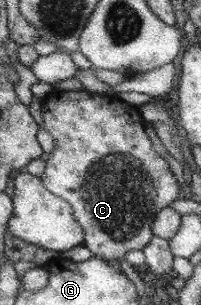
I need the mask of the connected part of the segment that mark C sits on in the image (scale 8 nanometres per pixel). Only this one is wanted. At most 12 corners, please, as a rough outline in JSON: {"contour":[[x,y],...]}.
{"contour":[[43,98],[40,180],[104,262],[147,247],[178,199],[139,108]]}

